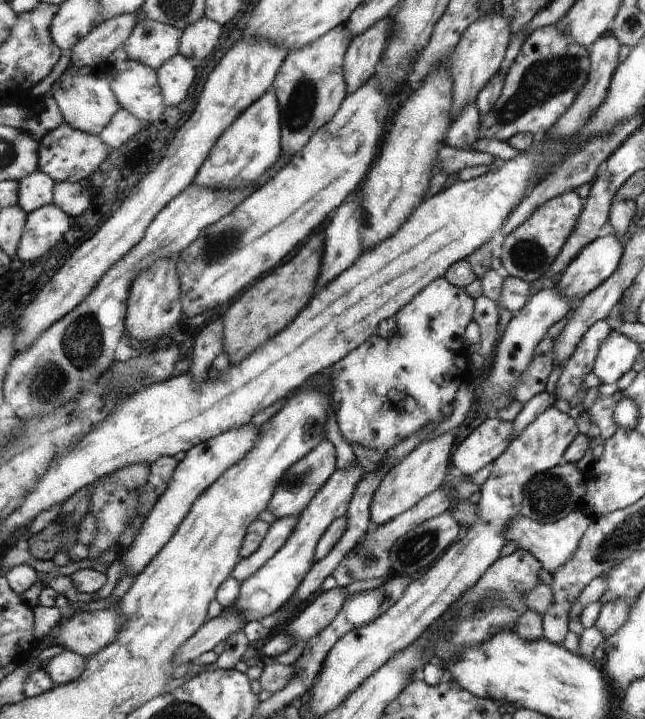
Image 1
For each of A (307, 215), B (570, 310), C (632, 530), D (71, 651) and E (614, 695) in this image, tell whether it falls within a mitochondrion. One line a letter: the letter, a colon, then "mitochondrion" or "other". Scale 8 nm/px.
A: other
B: other
C: mitochondrion
D: other
E: other

